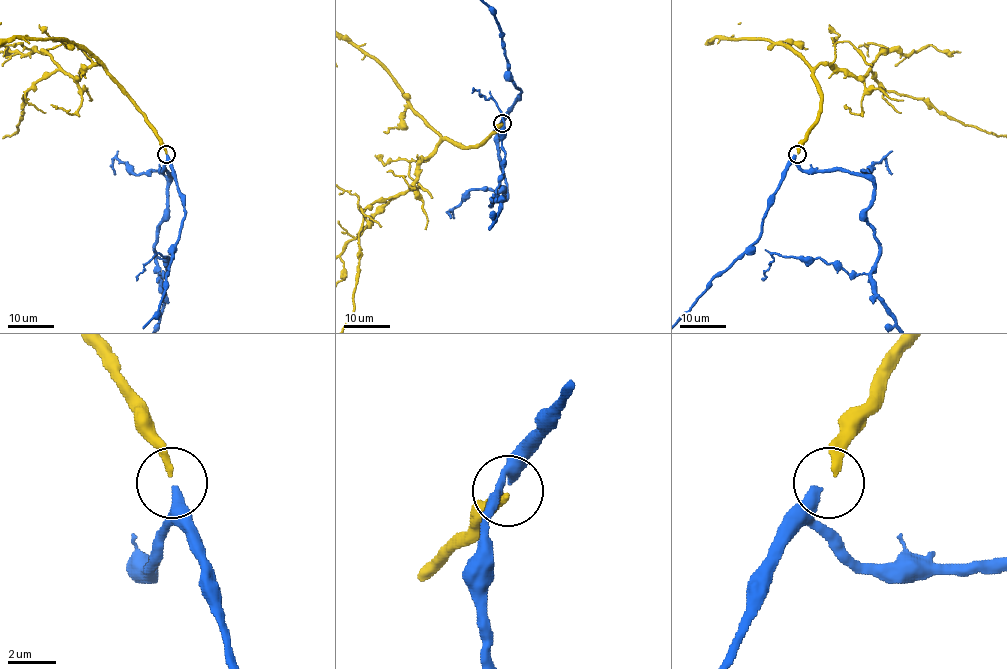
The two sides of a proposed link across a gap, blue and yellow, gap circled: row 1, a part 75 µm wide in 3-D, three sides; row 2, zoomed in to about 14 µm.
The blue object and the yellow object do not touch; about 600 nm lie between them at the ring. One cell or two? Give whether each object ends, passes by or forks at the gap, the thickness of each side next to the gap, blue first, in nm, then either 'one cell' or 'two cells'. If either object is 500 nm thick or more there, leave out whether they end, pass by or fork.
blue ends; yellow ends; calibres 400 and 280 nm; one cell

